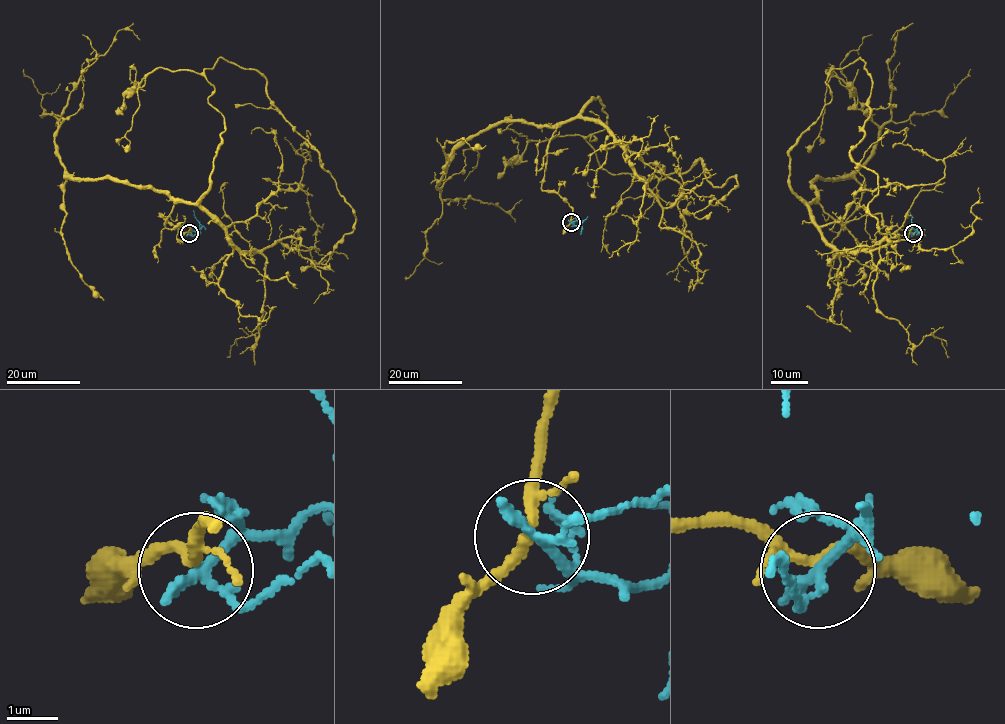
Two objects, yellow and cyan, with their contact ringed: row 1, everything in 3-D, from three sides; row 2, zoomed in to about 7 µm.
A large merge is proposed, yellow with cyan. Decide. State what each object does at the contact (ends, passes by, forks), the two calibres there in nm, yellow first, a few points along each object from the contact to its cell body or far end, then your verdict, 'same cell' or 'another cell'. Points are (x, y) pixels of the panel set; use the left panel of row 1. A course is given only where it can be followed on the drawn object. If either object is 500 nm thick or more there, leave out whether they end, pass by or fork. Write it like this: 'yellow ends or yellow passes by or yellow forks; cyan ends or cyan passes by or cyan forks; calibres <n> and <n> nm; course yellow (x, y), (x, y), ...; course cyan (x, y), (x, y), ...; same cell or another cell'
yellow forks; cyan passes by; calibres 170 and 200 nm; course yellow (188, 233), (160, 213), (208, 190), (224, 58), (352, 208), (329, 269); course cyan (188, 233), (199, 229), (193, 210); another cell

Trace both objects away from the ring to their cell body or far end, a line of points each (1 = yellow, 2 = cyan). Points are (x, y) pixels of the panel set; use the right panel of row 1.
1: (913, 233), (838, 223), (790, 185), (830, 72), (859, 58), (850, 157), (877, 176), (868, 211), (902, 269)
2: (913, 233), (917, 229), (908, 210)

